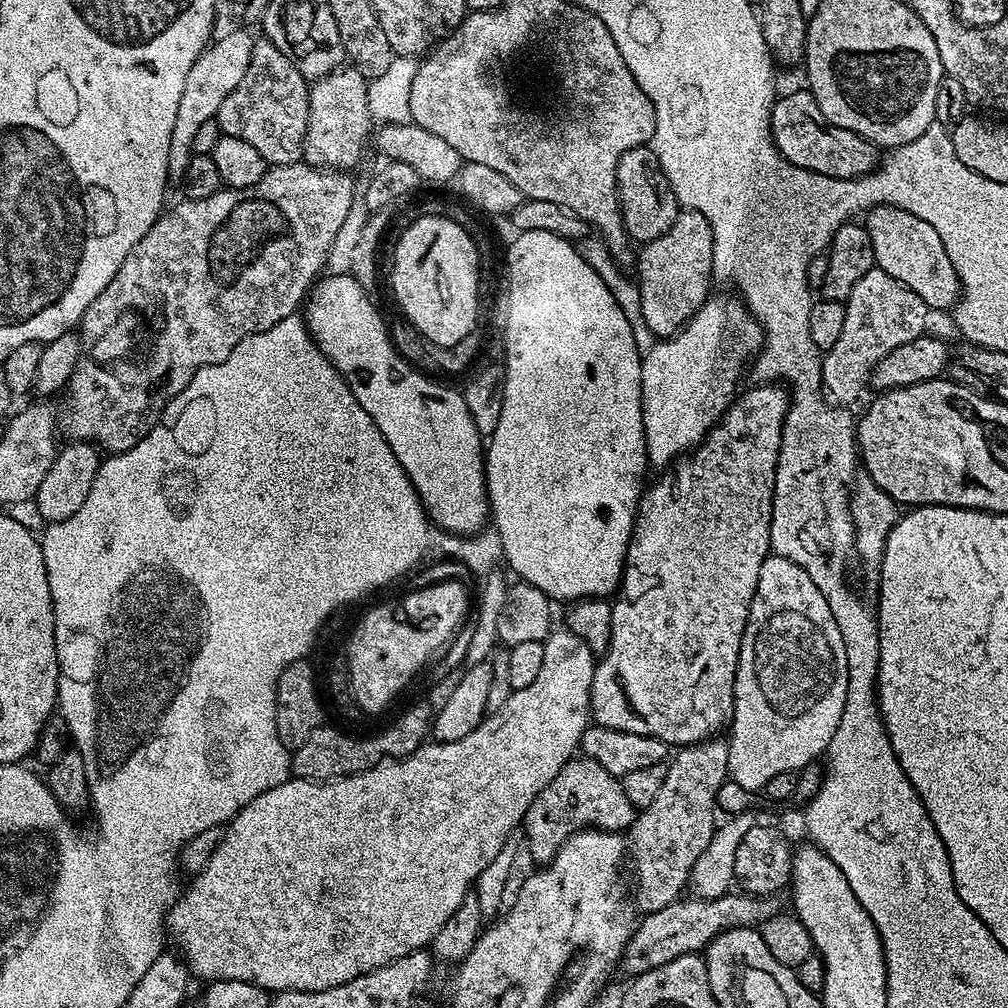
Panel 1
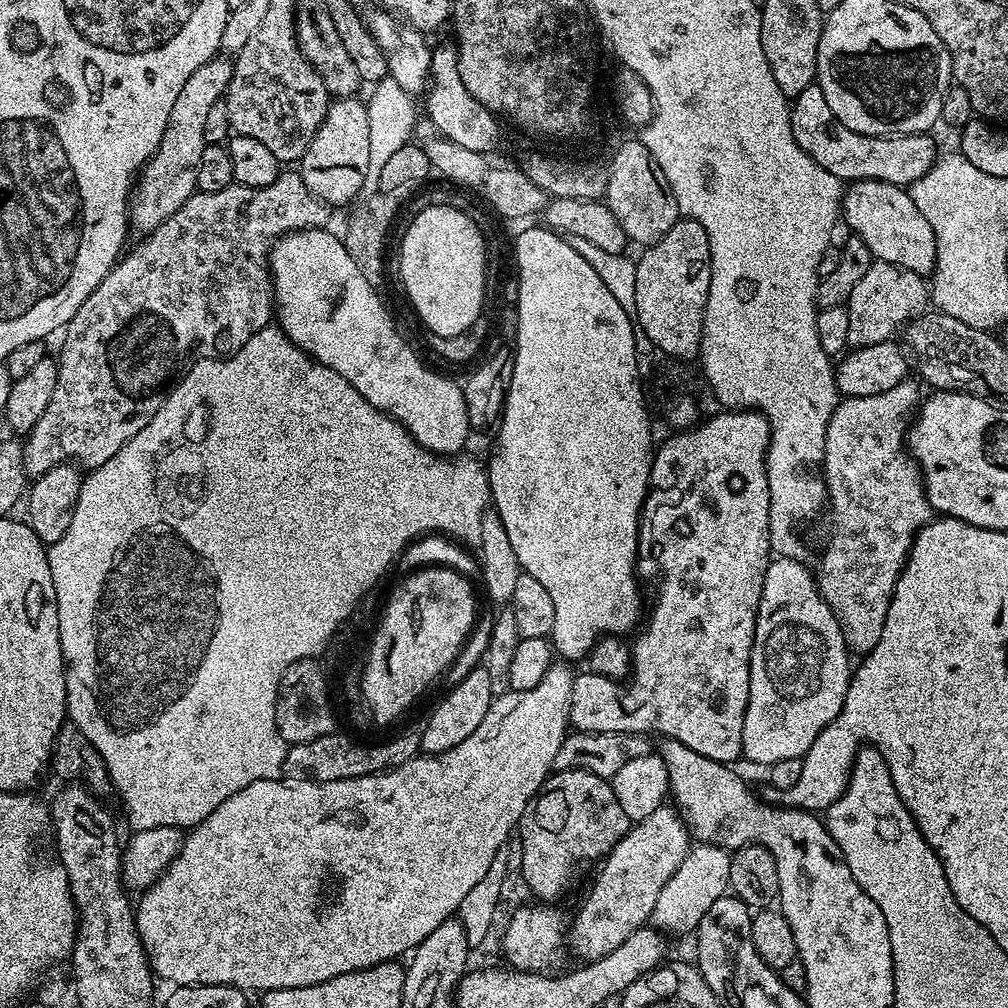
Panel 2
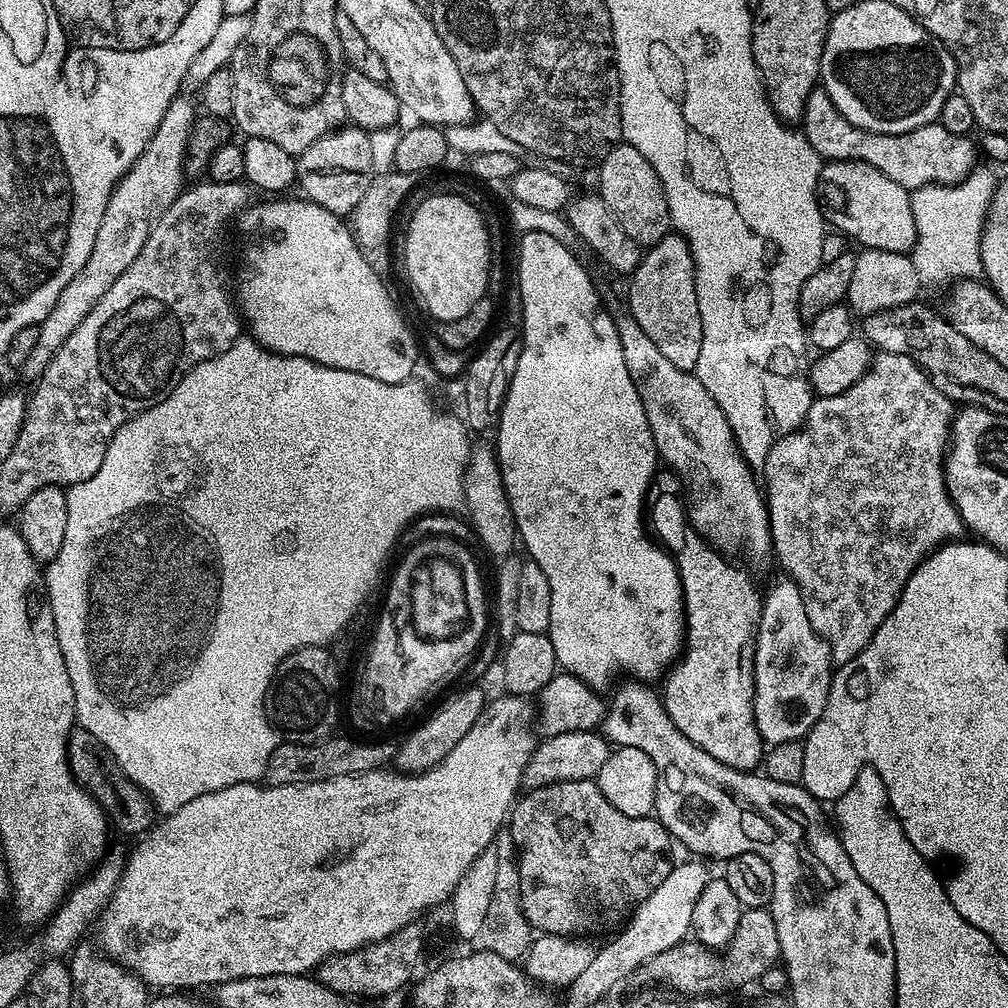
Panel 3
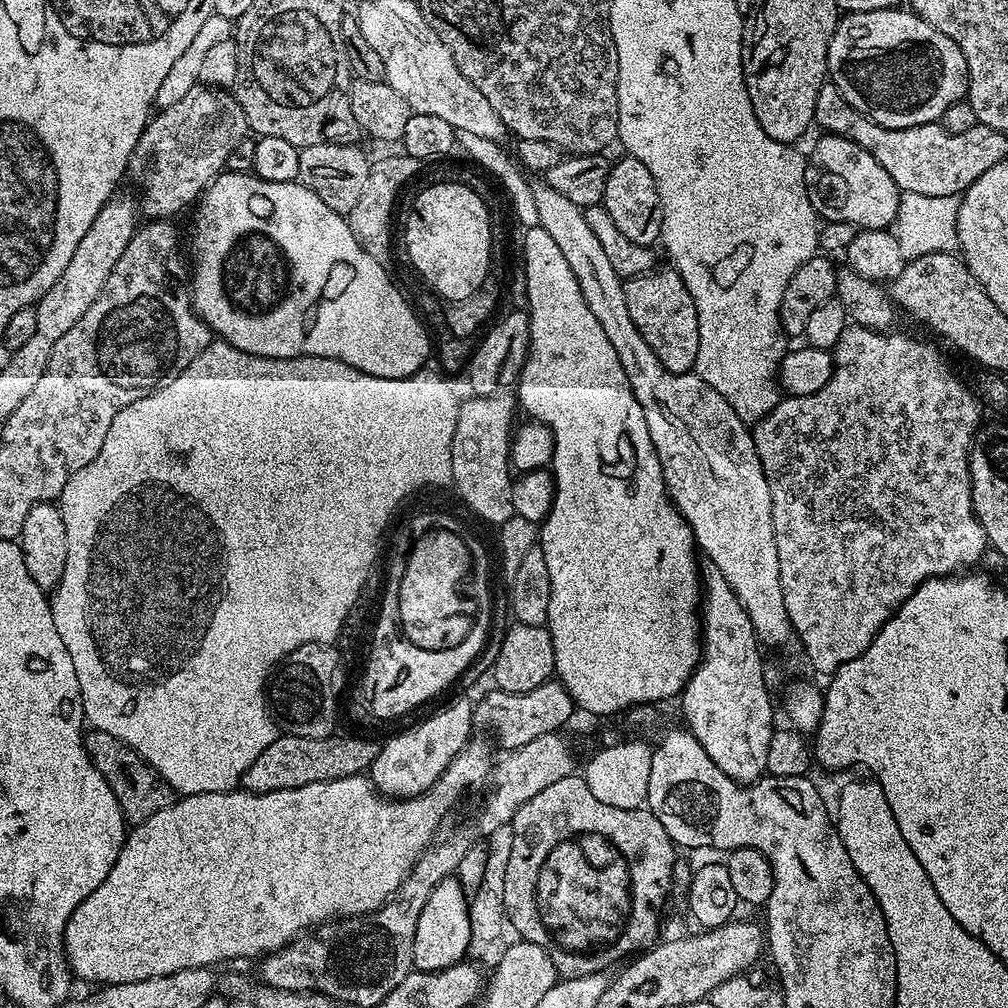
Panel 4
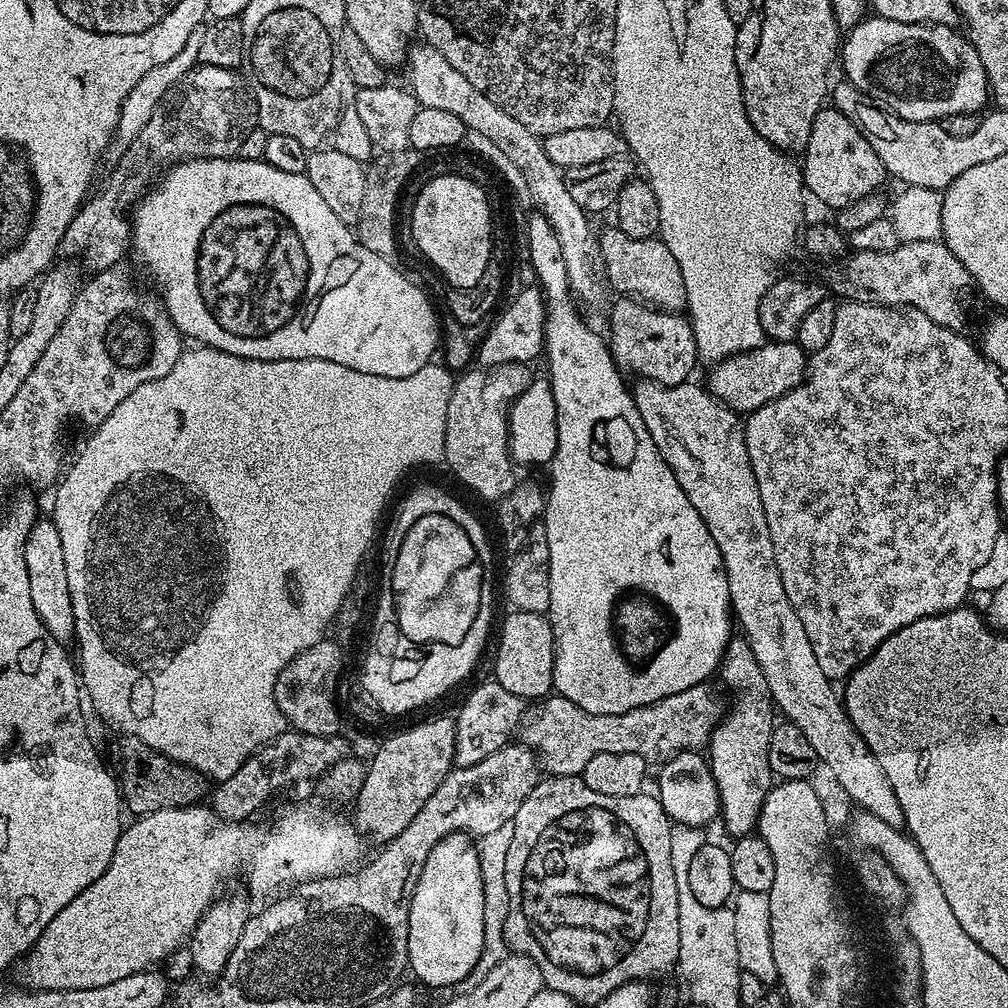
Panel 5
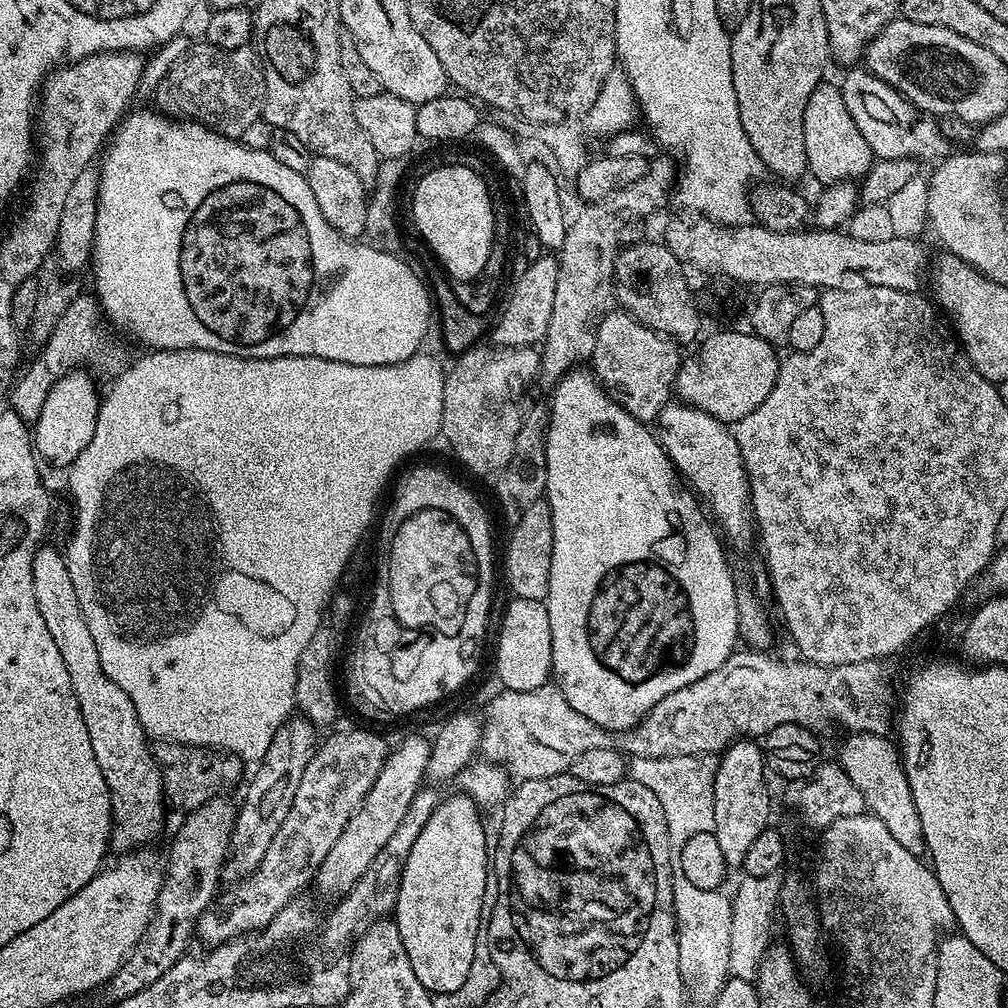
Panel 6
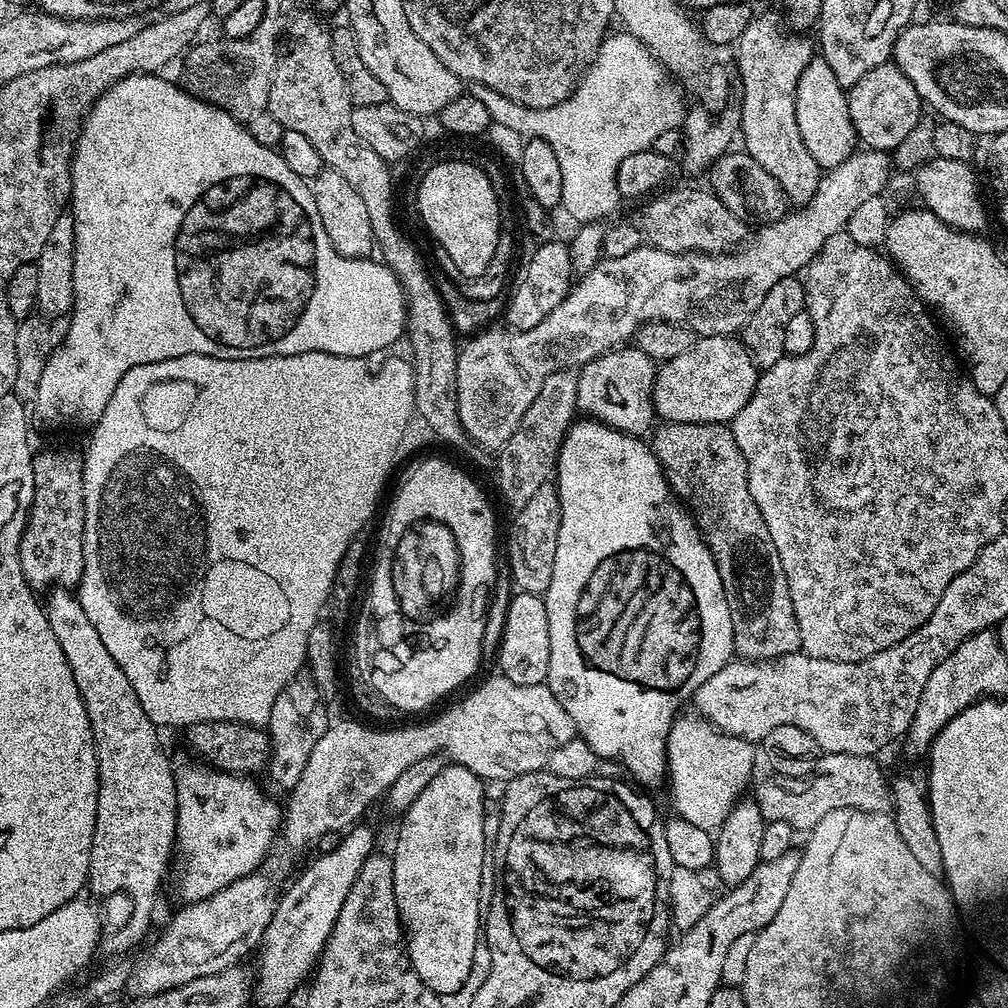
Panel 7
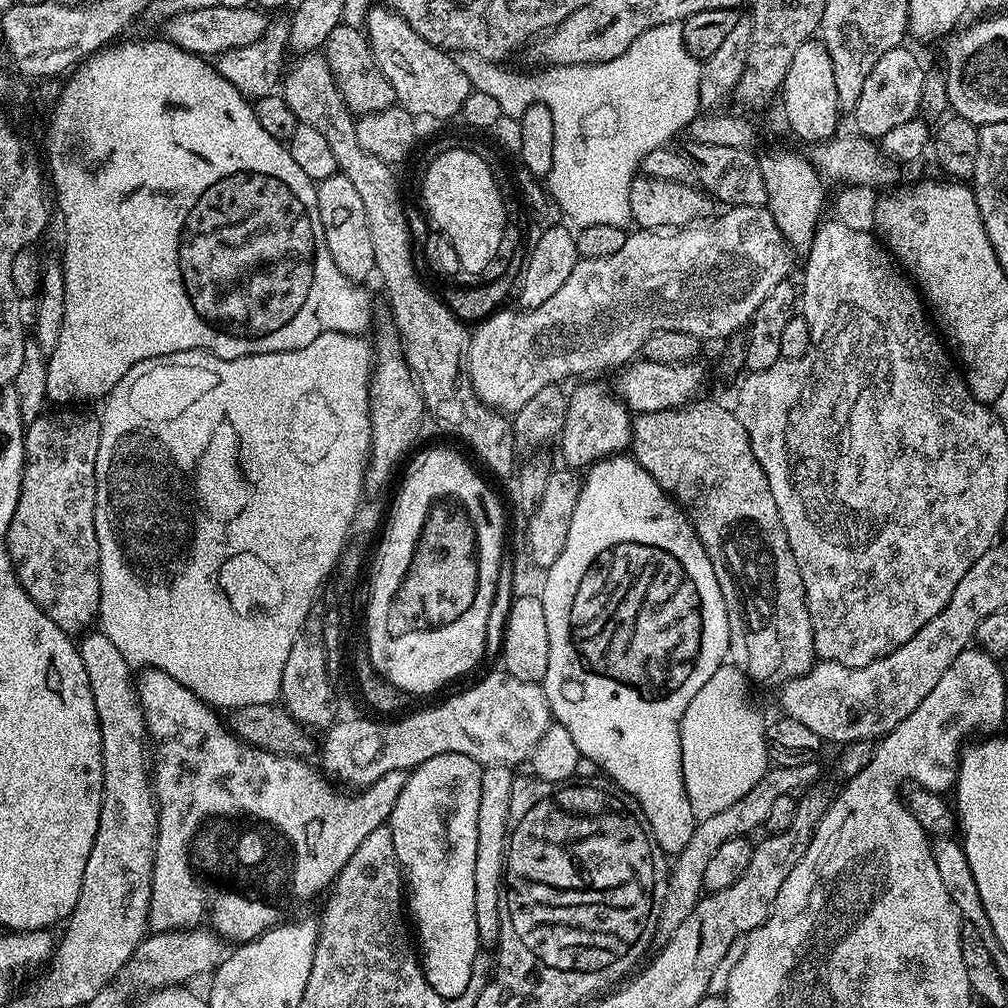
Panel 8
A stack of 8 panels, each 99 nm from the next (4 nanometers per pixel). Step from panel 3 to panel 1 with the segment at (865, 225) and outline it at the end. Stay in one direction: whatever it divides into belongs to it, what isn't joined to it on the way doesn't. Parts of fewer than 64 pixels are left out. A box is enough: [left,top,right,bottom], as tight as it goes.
[866,204,960,310]

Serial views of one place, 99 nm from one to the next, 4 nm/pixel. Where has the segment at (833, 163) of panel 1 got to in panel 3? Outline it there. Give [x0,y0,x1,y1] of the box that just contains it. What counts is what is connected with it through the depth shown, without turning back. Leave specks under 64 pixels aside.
[802,86,978,190]

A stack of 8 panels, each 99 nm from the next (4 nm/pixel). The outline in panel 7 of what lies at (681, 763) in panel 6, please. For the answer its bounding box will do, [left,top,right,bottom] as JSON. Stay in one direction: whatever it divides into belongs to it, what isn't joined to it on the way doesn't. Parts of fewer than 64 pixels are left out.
[666,715,756,822]

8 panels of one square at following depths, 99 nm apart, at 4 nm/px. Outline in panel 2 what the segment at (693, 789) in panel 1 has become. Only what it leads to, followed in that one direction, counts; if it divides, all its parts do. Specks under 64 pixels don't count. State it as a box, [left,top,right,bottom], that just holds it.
[566,806,690,962]

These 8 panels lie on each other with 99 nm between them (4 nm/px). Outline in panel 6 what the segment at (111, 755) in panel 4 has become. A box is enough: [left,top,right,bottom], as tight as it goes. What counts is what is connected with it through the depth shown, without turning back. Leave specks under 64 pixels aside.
[152,740,246,813]

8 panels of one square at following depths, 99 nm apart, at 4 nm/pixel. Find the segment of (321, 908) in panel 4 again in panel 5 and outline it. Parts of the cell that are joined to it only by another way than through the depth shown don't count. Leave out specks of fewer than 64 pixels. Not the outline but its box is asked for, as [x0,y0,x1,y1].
[23,804,360,992]

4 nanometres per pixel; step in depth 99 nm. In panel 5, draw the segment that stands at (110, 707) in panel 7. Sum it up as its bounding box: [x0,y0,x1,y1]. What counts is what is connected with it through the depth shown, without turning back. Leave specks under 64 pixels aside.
[26,518,76,645]

